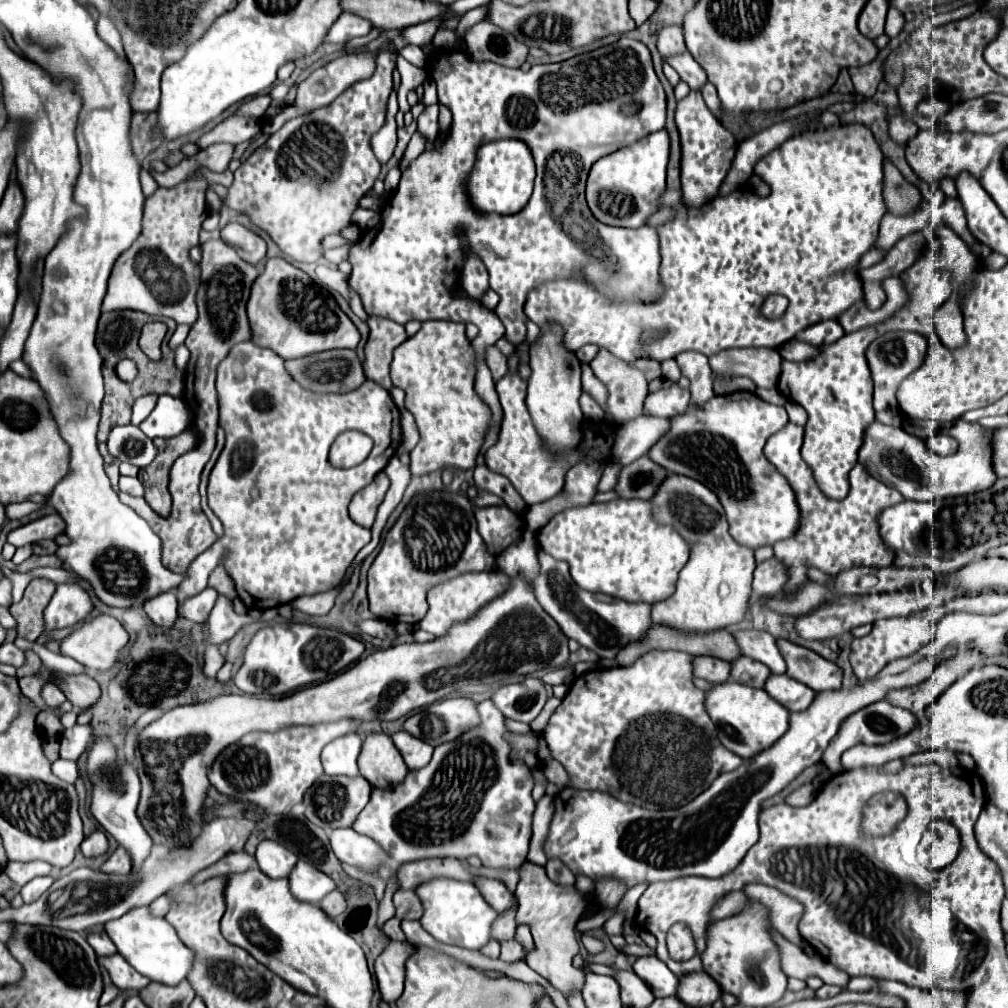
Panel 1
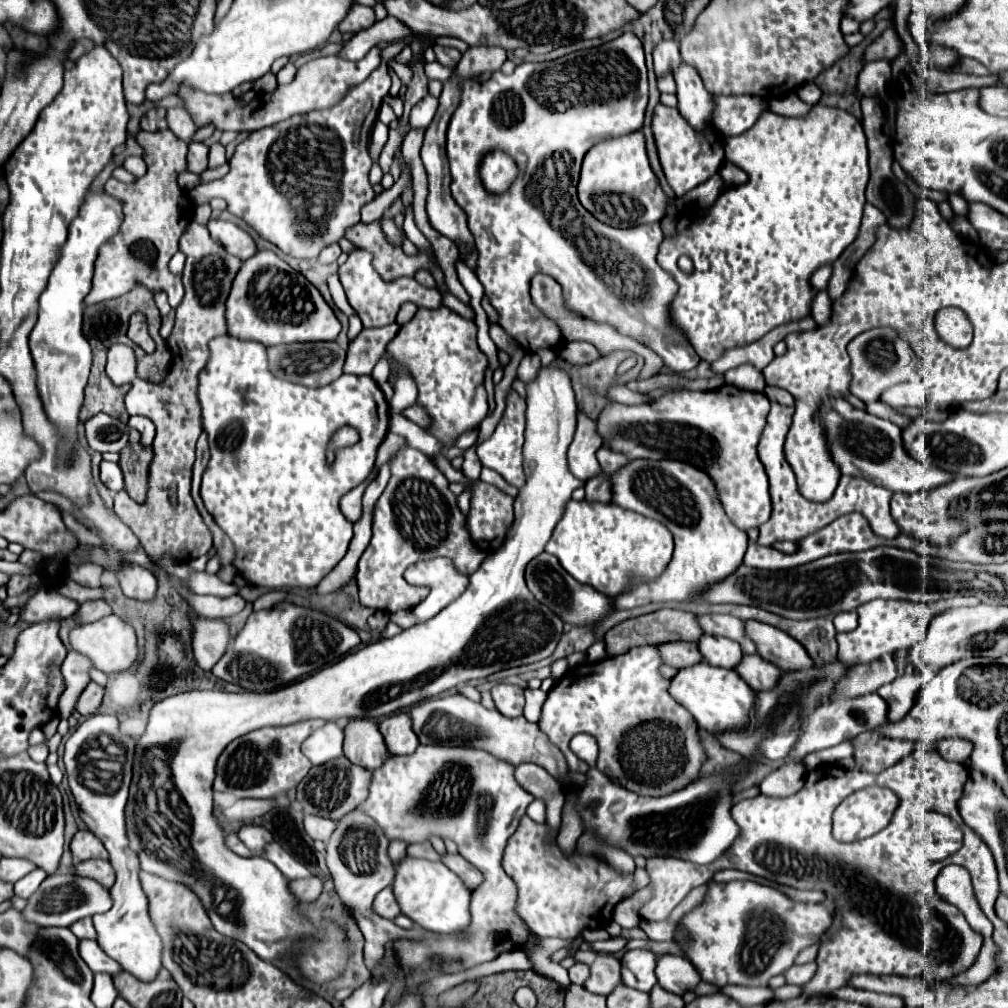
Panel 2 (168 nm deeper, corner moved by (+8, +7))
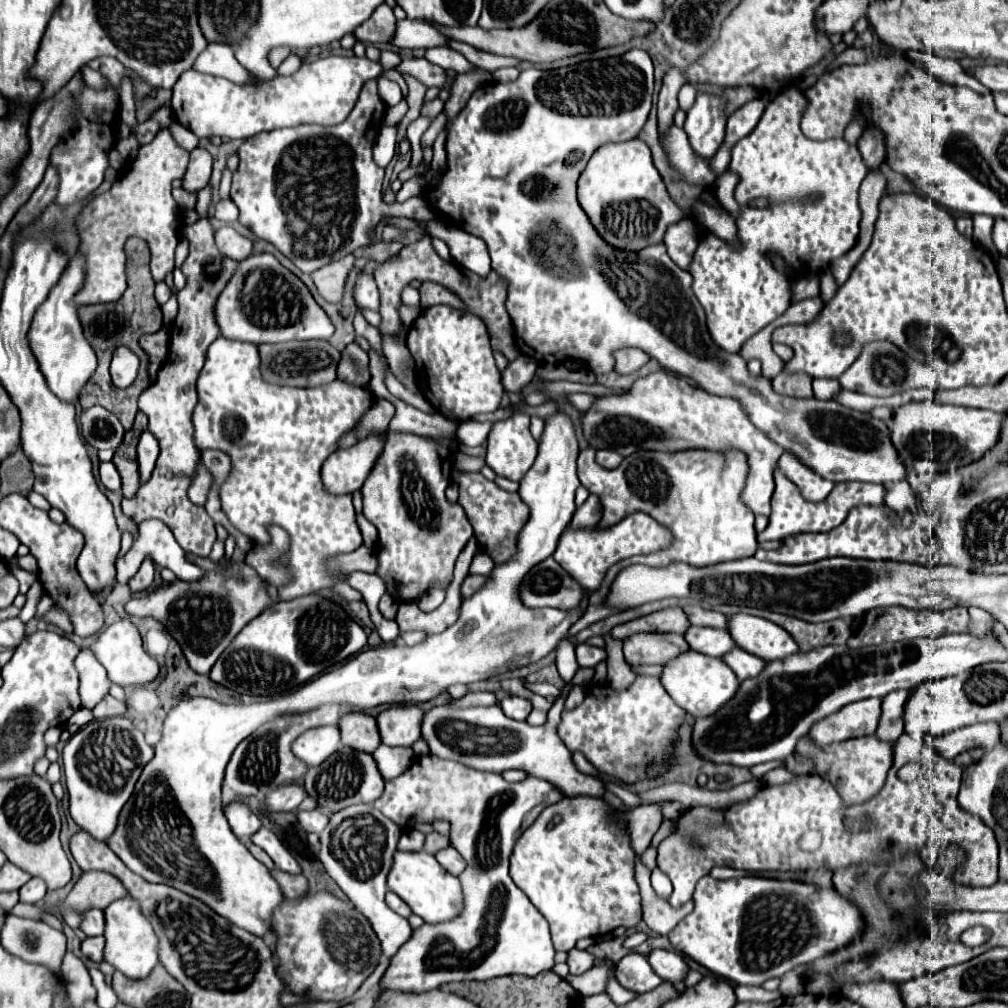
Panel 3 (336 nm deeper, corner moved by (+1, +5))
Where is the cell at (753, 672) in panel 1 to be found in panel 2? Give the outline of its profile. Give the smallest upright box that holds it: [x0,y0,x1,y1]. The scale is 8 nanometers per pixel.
[698,635,744,669]

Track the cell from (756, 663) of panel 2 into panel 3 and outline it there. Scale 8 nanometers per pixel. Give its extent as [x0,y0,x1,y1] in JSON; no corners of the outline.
[723,647,765,681]

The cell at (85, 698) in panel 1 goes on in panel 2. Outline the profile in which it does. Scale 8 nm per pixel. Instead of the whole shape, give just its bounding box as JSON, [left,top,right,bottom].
[76,683,104,715]

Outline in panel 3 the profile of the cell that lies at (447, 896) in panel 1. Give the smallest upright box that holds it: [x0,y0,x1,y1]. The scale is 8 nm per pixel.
[387,851,463,923]

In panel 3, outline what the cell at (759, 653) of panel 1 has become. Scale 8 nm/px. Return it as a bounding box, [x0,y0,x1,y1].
[685,605,727,629]

